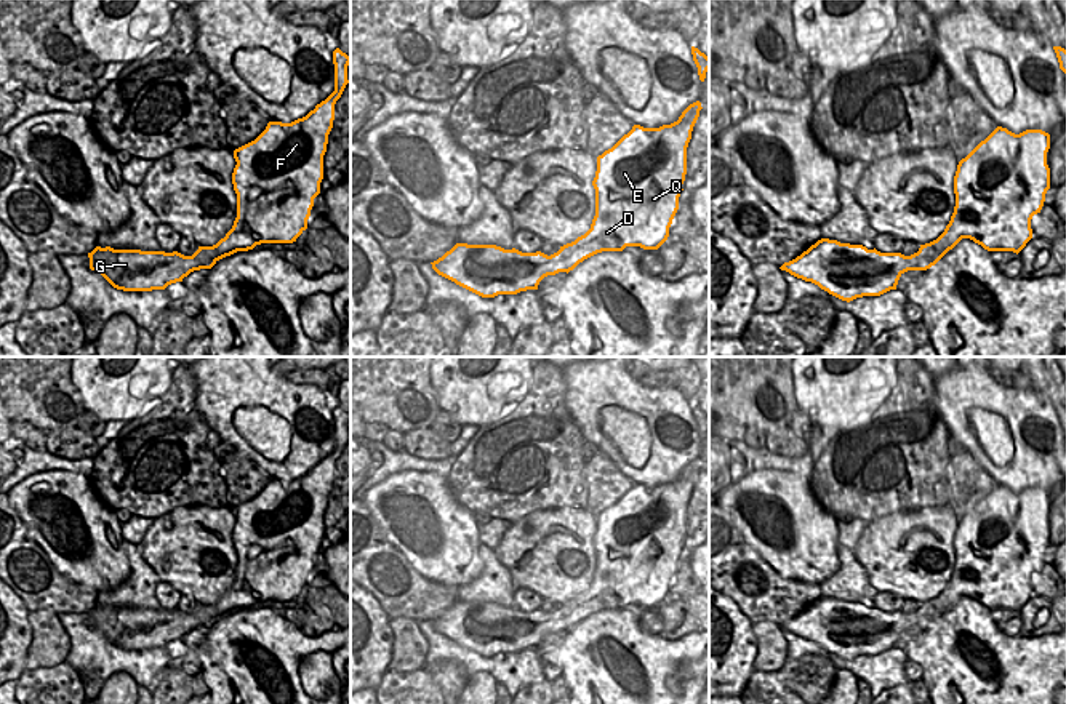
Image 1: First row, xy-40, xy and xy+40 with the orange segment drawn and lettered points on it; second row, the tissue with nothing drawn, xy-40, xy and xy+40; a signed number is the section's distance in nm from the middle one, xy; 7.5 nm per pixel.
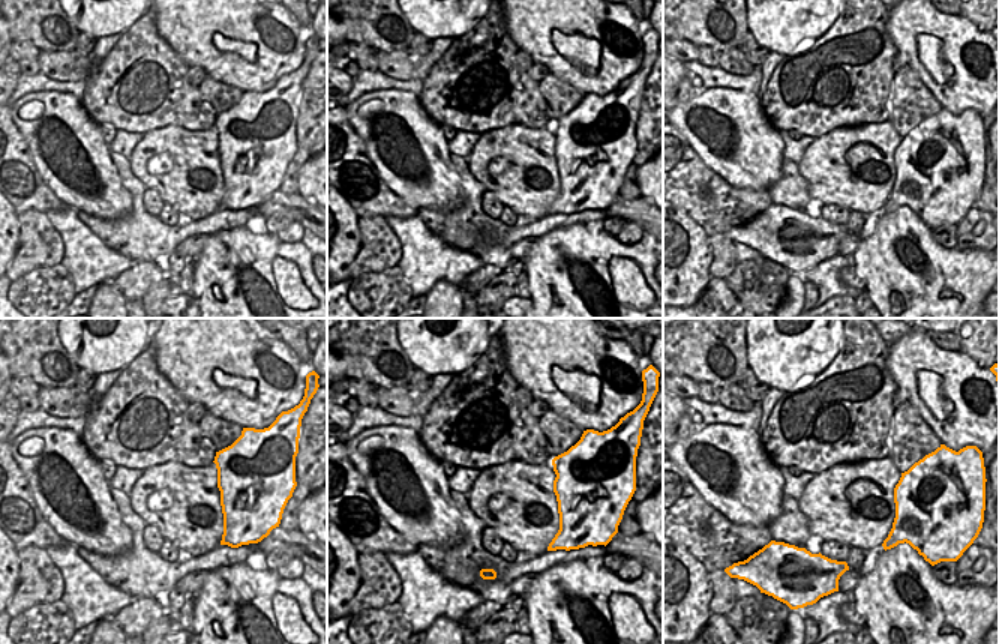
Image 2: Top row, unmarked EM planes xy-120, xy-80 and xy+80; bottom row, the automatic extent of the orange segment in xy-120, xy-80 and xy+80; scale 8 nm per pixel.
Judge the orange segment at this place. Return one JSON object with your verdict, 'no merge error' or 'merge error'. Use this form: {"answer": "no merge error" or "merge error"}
{"answer": "no merge error"}

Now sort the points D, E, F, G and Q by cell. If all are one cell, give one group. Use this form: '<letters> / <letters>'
D E F G Q

